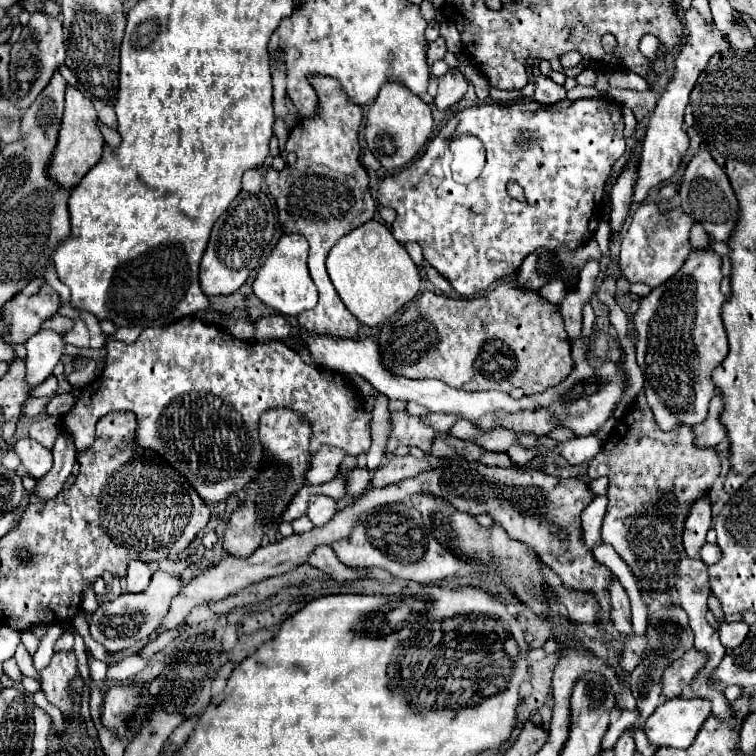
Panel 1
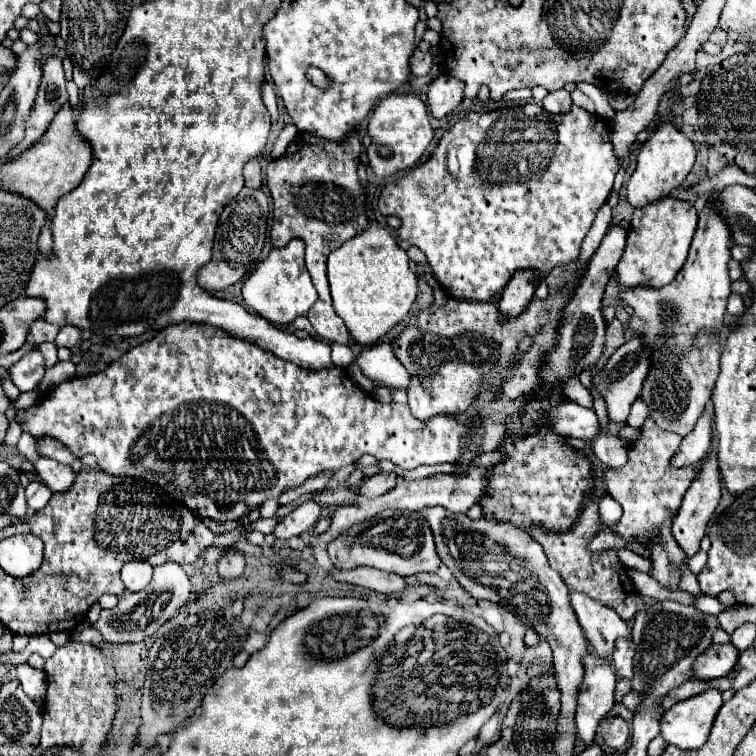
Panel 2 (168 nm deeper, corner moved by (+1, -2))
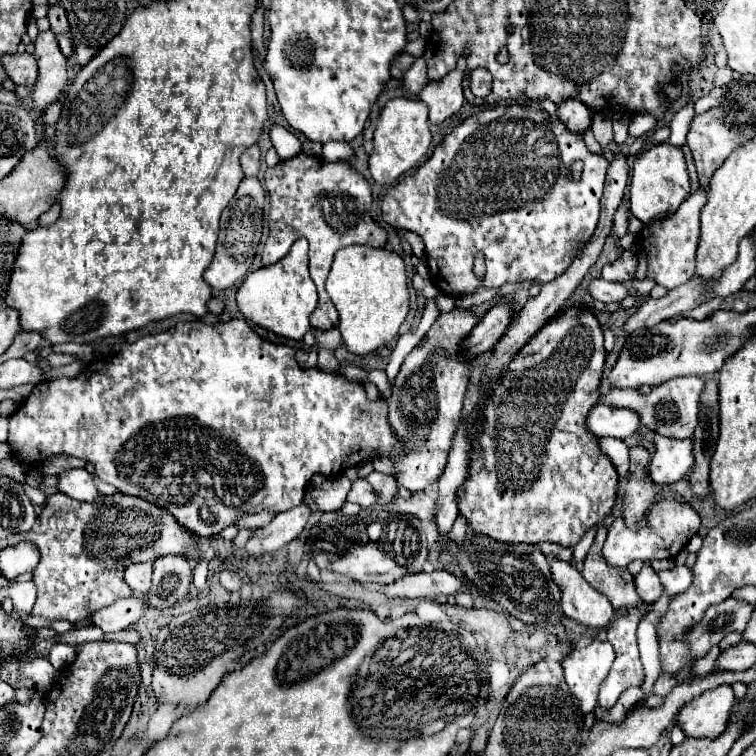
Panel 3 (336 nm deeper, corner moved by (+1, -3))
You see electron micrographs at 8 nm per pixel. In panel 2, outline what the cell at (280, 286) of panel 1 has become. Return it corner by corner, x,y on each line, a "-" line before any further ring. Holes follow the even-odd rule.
299,238
291,240
285,248
273,248
269,256
257,266
257,270
245,280
241,290
243,302
251,310
255,310
257,316
279,326
293,324
295,318
305,316
317,300
317,290
305,268
303,256
305,256
305,244

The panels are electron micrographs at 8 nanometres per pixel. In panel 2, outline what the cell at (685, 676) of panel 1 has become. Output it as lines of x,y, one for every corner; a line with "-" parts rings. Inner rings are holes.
731,642
727,644
711,644
693,664
693,678
695,680
713,680
727,676
733,666
737,664
739,650
733,648

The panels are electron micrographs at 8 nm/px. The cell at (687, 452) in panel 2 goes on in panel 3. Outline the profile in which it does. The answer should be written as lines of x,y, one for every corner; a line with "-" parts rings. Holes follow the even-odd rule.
655,432
655,453
651,457
649,473
659,485
679,481
693,465
693,439
669,439

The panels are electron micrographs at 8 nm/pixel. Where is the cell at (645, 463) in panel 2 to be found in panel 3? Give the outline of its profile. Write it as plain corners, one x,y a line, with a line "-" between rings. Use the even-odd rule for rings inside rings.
643,445
631,447
631,467
627,475
625,495
621,499
623,509
621,517
629,529
641,529
649,521
649,511
653,505
673,497
675,501
683,503
683,497
669,485
659,487
649,475
649,449

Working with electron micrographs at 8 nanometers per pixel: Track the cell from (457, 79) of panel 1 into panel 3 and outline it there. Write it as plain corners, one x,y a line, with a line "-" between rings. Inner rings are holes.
465,56
460,57
453,71
449,71
439,81
431,81
419,93
419,99
429,107
429,121
431,123
445,121
447,117
455,115
461,109
461,105
465,103
461,83
465,79
466,66

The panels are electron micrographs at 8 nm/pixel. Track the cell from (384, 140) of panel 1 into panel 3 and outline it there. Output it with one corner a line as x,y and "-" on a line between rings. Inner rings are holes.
395,97
387,101
375,123
373,153
369,157
371,177
381,185
397,181
411,167
415,167
419,159
425,157
429,145
431,145
431,131
427,119
427,105
419,99
407,99
407,97

